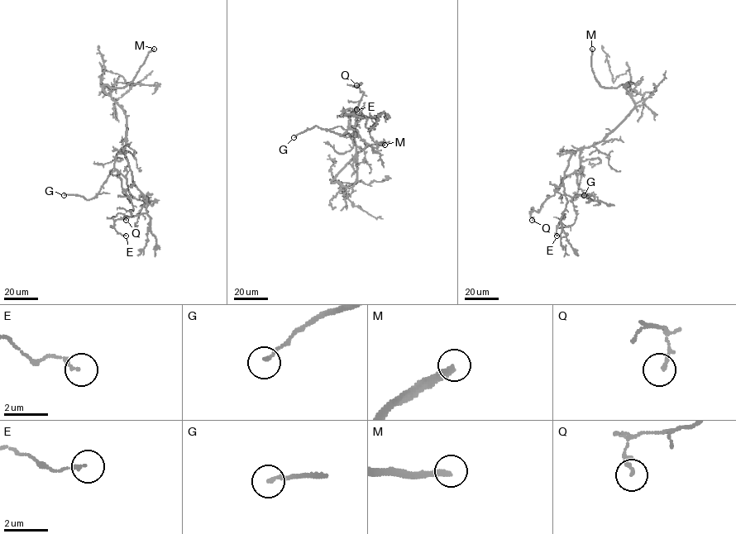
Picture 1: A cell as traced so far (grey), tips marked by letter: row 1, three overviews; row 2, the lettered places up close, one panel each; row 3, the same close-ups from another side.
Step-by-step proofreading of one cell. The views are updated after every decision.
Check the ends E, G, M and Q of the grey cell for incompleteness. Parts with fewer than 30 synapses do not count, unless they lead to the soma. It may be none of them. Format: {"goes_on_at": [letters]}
{"goes_on_at": ["M"]}

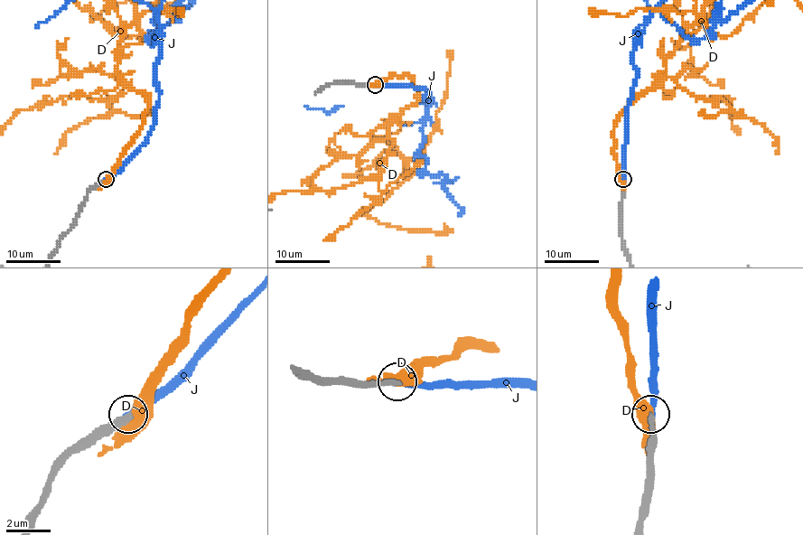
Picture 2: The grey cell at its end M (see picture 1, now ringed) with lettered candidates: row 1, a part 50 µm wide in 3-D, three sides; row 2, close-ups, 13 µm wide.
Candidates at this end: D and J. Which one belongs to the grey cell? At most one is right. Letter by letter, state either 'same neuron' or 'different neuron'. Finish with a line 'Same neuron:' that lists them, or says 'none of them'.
D: different neuron
J: same neuron
Same neuron: J

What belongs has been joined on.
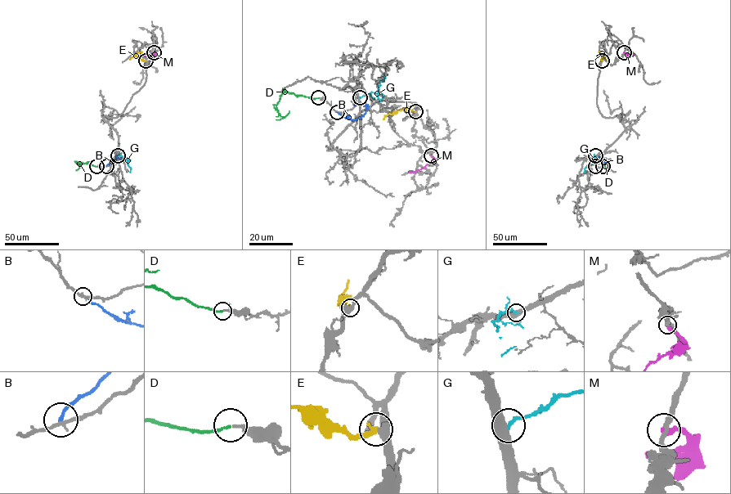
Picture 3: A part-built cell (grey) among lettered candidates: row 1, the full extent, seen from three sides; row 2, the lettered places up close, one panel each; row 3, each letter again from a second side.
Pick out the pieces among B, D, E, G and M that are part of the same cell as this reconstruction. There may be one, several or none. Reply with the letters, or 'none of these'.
D

